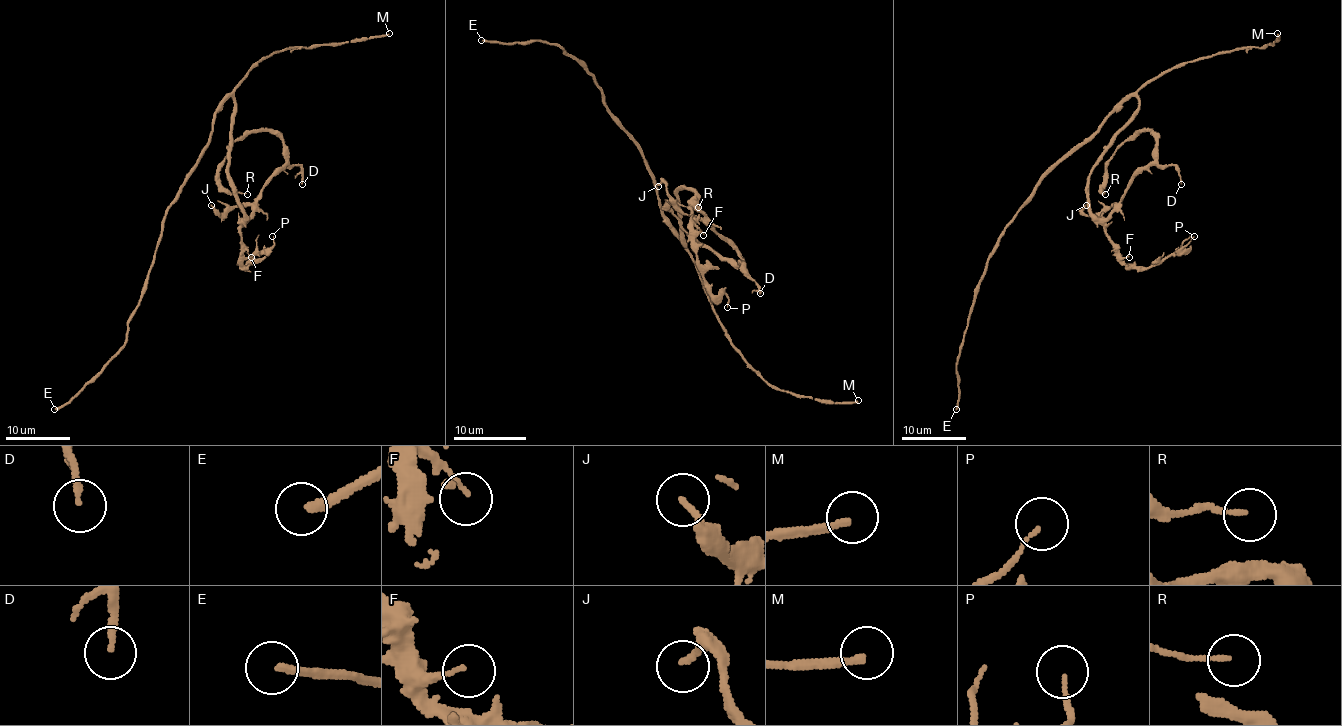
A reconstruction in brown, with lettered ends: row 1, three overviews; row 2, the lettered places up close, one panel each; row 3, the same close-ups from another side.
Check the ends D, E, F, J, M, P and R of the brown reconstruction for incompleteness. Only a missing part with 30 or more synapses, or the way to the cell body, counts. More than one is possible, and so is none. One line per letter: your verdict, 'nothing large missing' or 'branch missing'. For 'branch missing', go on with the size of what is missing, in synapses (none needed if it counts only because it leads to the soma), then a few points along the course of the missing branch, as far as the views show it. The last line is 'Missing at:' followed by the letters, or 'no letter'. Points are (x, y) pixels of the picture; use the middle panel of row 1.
D: nothing large missing
E: nothing large missing
F: nothing large missing
J: nothing large missing
M: branch missing; 140 synapses
P: nothing large missing
R: nothing large missing
Missing at: M

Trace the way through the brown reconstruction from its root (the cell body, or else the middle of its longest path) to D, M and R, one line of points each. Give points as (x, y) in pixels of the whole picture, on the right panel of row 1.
D: (1124, 101), (1134, 96), (1137, 113), (1094, 168), (1089, 208), (1105, 218), (1154, 164), (1171, 164), (1181, 184)
M: (1124, 101), (1175, 67), (1217, 53), (1265, 46), (1278, 38), (1277, 33)
R: (1124, 101), (1137, 113), (1094, 168), (1089, 208), (1105, 218), (1154, 161), (1155, 137), (1136, 130), (1105, 194)

